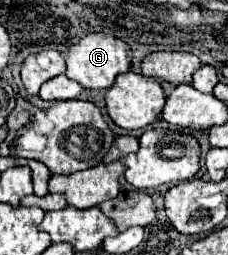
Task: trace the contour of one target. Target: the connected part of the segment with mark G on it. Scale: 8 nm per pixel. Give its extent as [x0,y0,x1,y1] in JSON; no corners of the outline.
[67,34,131,90]

